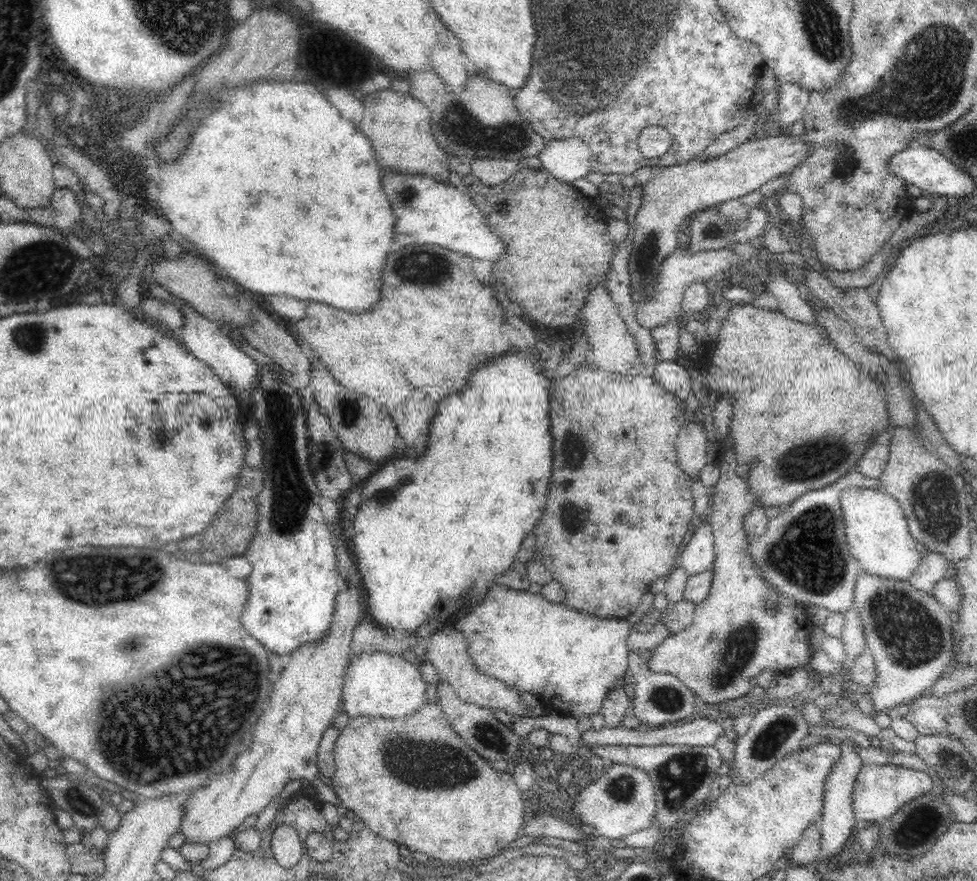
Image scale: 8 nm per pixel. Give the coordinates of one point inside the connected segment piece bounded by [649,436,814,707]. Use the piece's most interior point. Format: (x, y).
(744, 625)

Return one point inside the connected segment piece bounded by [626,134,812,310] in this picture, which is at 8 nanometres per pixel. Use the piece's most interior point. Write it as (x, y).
(677, 193)

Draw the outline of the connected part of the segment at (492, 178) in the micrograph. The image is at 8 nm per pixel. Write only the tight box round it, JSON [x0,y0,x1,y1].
[470,157,520,187]

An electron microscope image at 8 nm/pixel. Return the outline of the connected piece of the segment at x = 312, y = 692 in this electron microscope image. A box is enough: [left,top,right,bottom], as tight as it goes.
[176,587,367,847]

